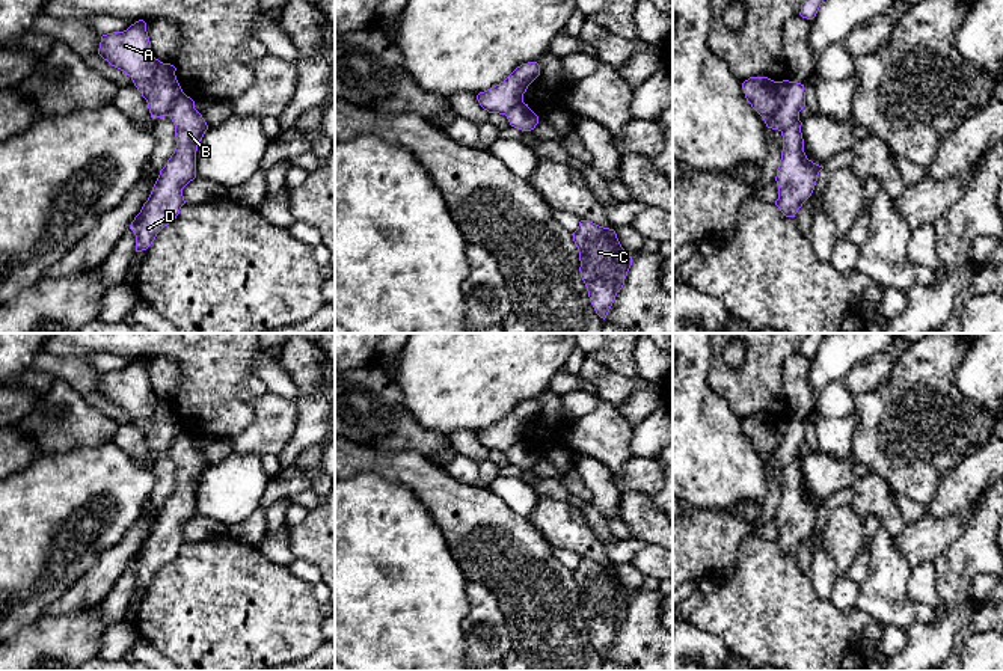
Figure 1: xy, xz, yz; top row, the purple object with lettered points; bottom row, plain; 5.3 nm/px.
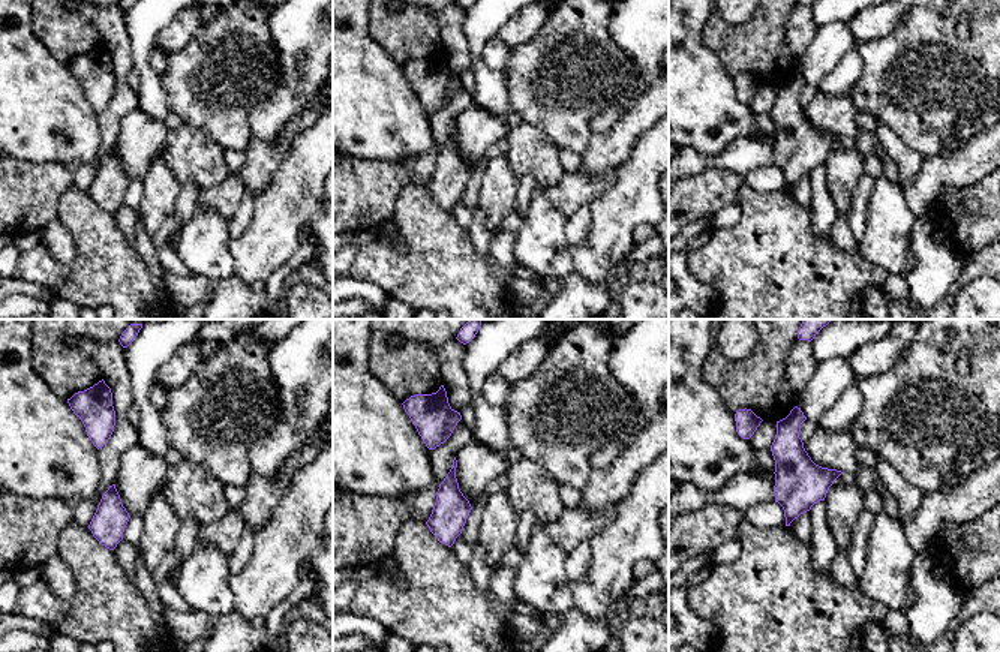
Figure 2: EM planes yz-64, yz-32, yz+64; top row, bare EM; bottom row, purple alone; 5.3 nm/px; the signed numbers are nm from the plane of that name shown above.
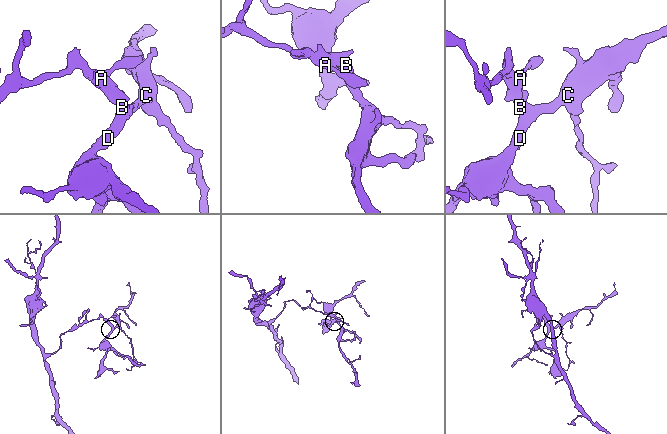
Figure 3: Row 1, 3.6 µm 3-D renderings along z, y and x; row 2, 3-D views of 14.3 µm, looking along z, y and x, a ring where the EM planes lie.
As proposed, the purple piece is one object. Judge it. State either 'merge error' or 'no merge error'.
merge error

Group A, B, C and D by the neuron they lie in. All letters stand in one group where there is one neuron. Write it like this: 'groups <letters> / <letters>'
groups A / B C D

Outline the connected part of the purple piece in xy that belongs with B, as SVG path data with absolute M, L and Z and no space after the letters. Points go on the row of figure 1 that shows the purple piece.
M183 90L175 98L170 119L175 125L176 148L152 187L148 201L130 229L136 235L136 252L146 250L157 234L176 219L186 204L183 188L196 178L196 151L208 125Z

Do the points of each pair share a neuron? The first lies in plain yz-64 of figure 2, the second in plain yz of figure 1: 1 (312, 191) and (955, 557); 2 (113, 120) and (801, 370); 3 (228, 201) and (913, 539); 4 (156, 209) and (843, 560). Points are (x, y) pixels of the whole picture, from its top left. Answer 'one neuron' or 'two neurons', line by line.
1: one neuron
2: one neuron
3: one neuron
4: one neuron

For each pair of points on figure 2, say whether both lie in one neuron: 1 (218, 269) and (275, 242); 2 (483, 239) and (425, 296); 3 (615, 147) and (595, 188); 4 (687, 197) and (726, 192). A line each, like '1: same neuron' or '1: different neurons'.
1: different neurons
2: different neurons
3: different neurons
4: same neuron

